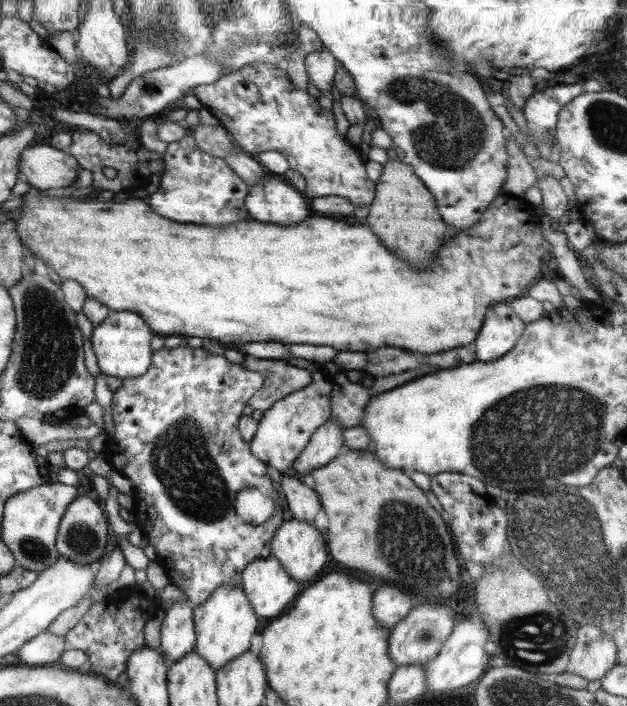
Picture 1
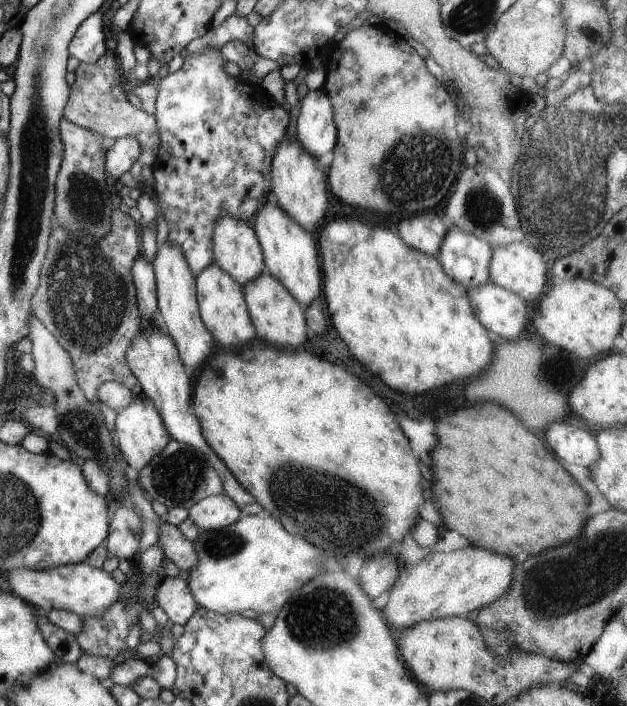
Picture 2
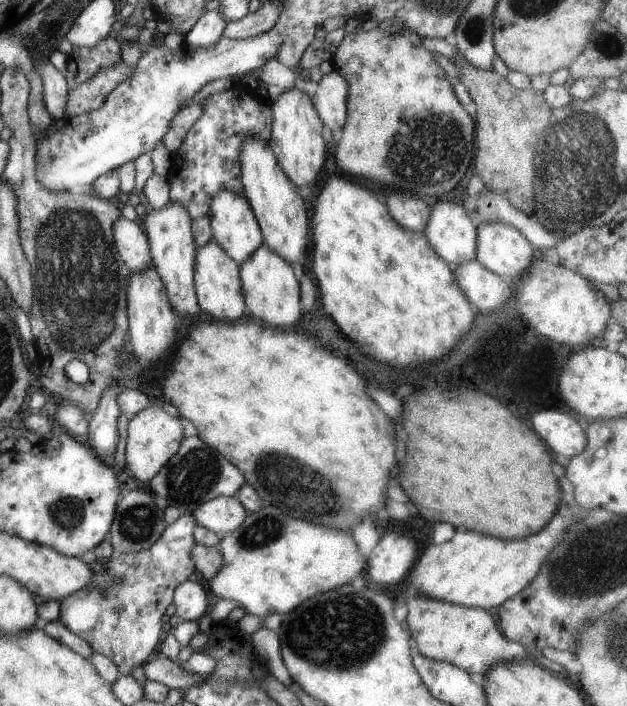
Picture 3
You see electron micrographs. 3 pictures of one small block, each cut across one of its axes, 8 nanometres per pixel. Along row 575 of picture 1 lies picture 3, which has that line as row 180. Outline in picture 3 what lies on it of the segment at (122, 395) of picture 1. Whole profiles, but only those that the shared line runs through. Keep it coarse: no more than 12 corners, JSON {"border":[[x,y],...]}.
{"border":[[242,83],[201,102],[172,157],[169,202],[197,248],[212,198],[245,196],[244,140],[269,141],[272,99]]}

